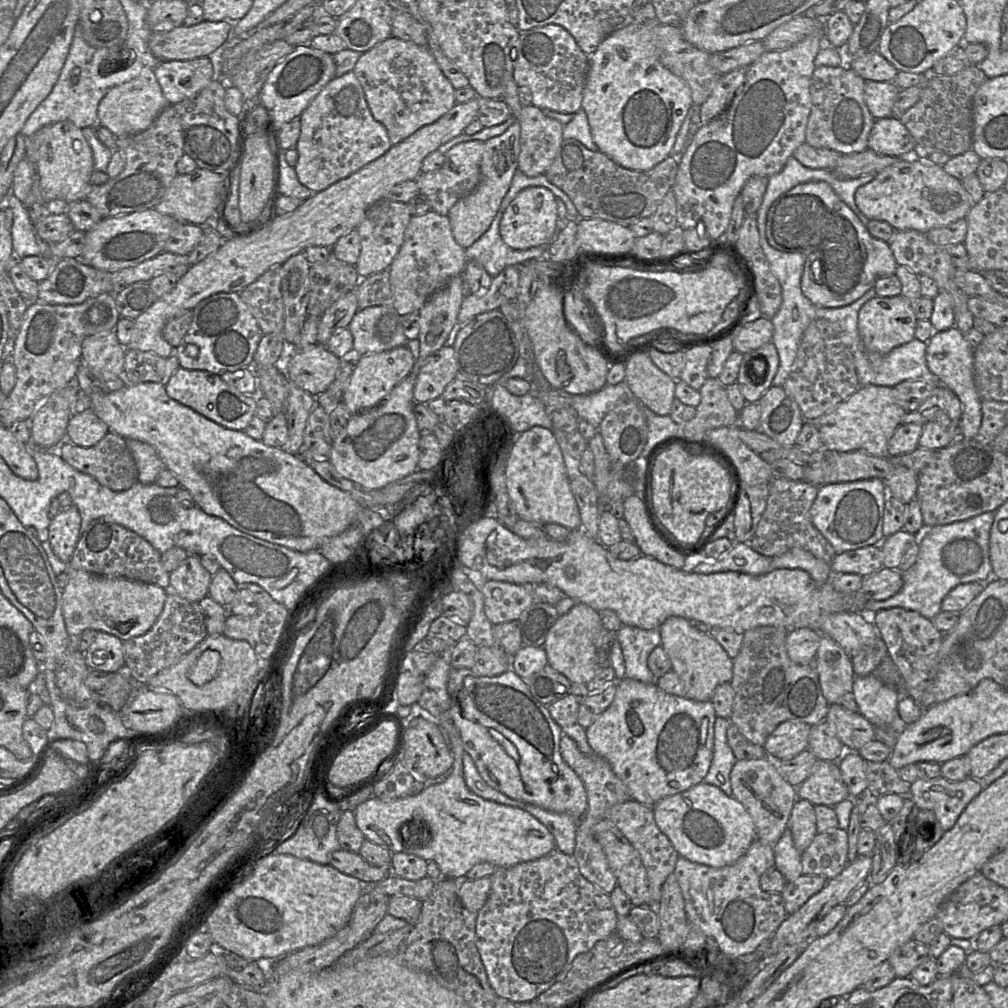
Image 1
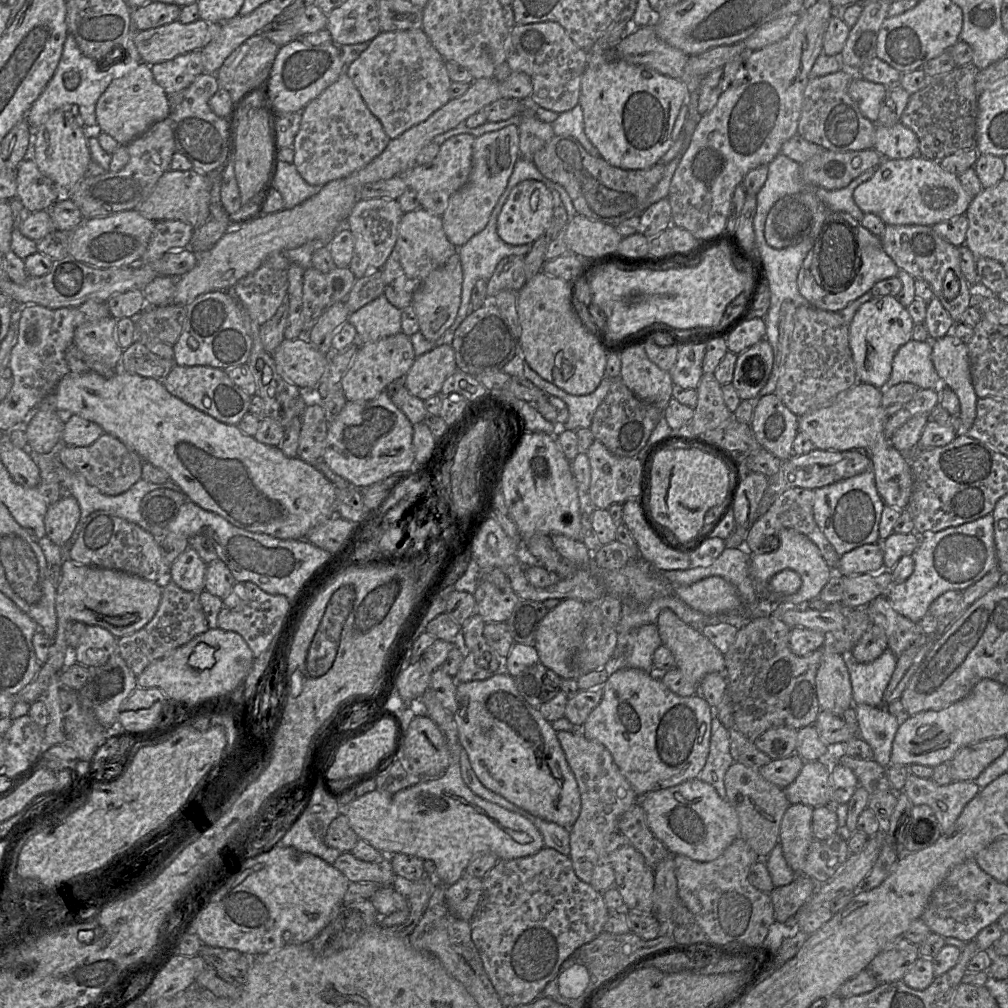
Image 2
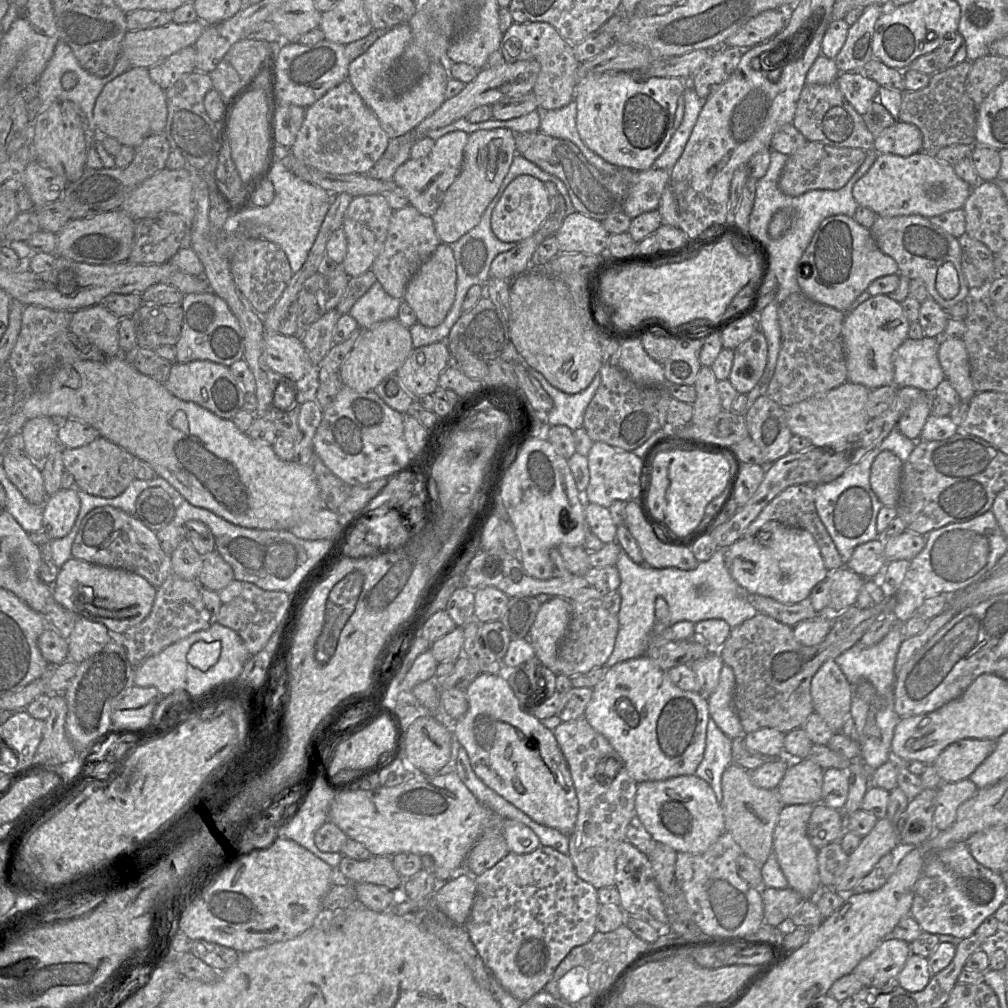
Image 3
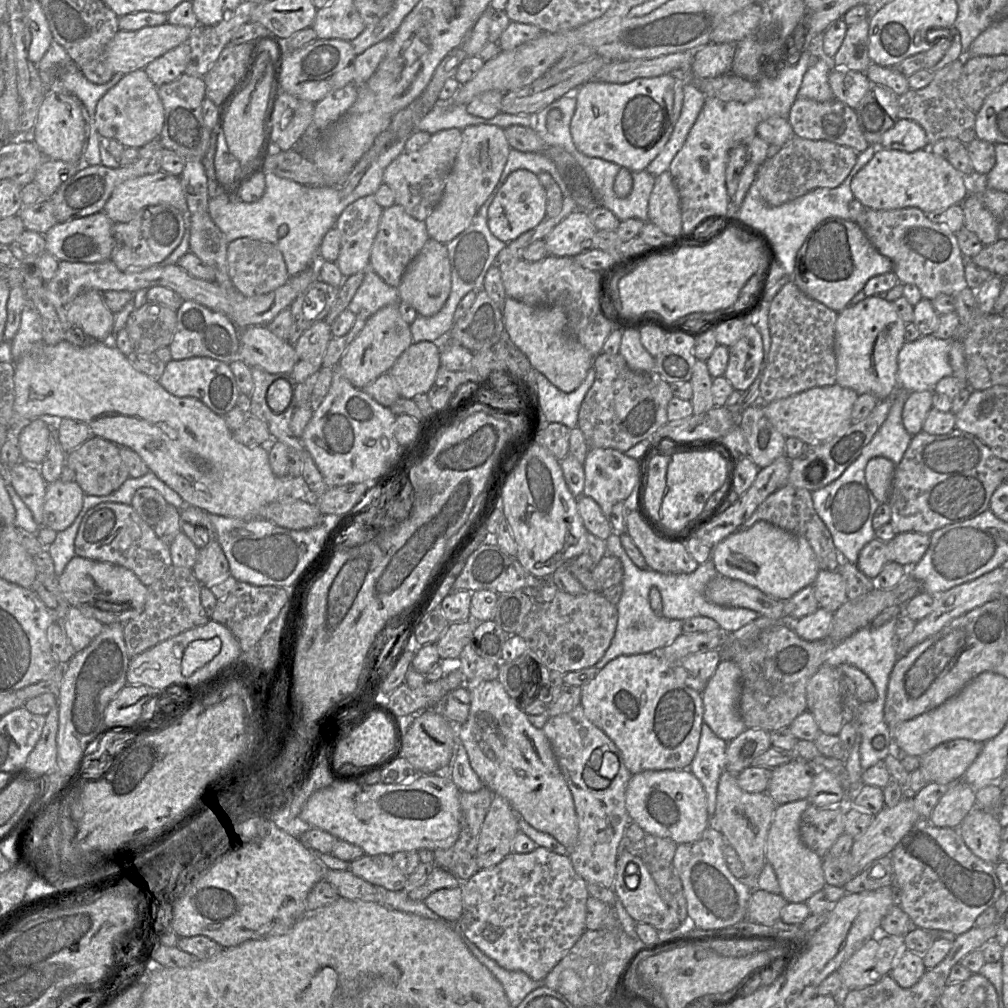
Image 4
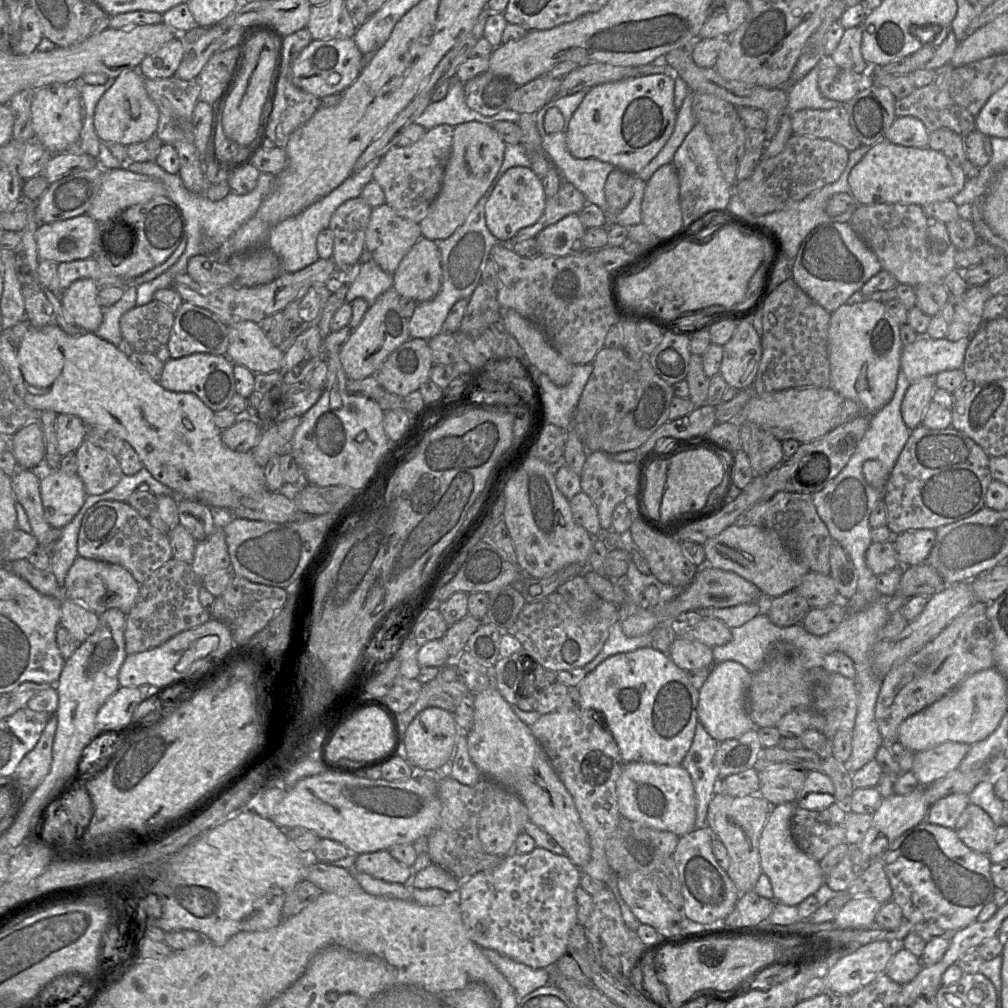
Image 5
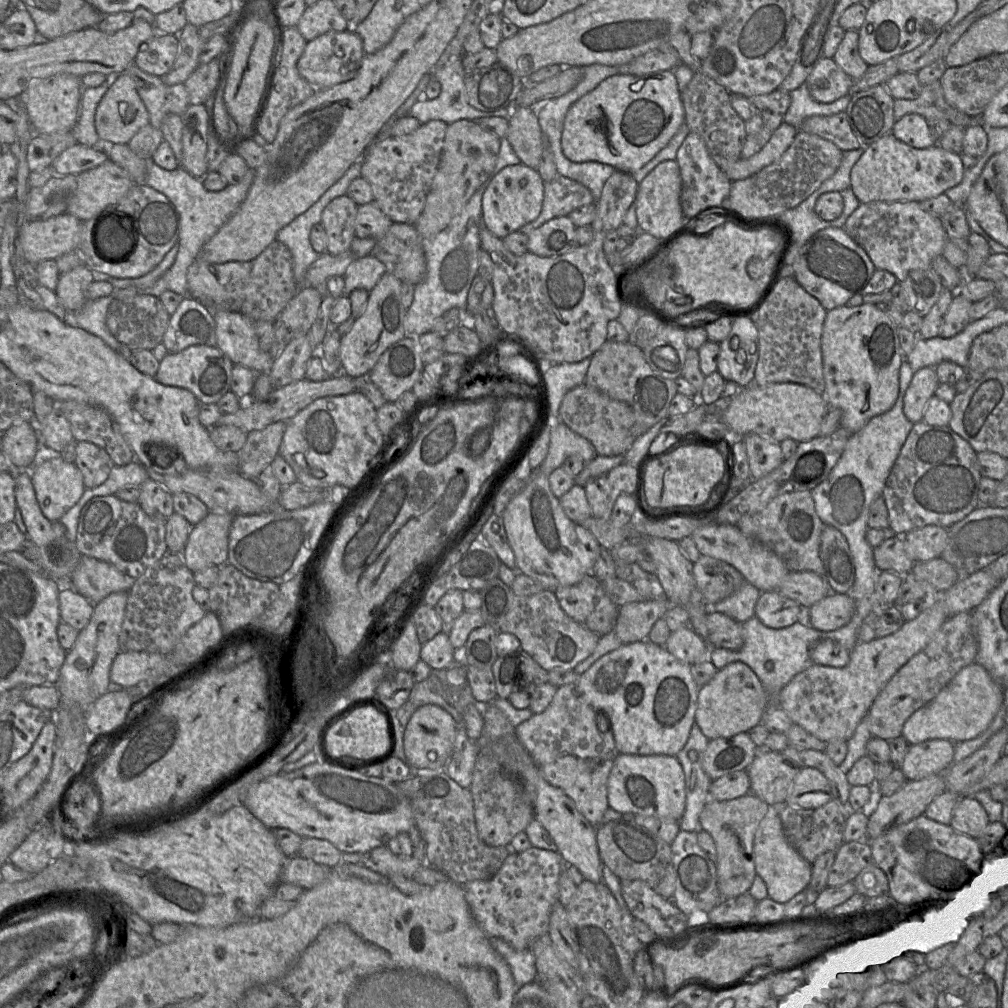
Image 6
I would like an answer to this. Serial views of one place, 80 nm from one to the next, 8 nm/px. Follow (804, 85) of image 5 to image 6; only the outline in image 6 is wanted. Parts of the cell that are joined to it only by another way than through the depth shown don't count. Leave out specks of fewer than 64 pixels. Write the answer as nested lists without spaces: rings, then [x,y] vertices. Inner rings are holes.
[[[806,83],[790,92],[791,104],[786,111],[783,121],[798,129],[801,123],[811,116],[830,116],[846,110],[851,94],[843,96],[834,102],[820,103],[815,101]]]

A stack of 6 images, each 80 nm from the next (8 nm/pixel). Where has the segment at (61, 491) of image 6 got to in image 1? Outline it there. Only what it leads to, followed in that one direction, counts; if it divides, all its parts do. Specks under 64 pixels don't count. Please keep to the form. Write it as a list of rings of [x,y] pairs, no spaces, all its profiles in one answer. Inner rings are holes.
[[[75,505],[62,509],[49,523],[48,541],[54,554],[69,564],[81,536],[81,516]]]

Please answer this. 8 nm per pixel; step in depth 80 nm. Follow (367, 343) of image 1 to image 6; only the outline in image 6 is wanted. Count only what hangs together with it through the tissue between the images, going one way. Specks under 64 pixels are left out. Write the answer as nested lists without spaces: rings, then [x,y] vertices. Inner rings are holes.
[[[374,256],[355,259],[343,276],[343,294],[349,297],[349,294],[358,288],[370,292],[387,271],[388,267]]]

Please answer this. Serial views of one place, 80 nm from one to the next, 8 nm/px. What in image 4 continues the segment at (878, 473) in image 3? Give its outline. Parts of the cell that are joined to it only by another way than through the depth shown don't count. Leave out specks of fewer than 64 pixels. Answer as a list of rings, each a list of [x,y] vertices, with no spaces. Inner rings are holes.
[[[875,457],[865,467],[866,483],[874,497],[881,503],[888,503],[896,465],[885,457]]]

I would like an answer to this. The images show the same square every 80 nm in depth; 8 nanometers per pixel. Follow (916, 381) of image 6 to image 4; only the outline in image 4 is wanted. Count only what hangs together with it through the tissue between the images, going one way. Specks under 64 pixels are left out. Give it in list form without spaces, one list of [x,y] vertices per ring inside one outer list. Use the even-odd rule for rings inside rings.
[[[932,390],[910,392],[905,401],[902,422],[912,436],[922,431],[924,420],[932,408]]]

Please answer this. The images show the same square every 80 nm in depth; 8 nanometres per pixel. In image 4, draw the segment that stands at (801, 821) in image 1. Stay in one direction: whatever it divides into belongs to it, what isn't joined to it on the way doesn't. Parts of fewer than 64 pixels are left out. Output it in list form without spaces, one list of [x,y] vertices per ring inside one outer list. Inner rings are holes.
[[[807,799],[777,805],[767,834],[766,861],[772,865],[780,885],[780,894],[788,903],[805,903],[813,894],[822,890],[826,884],[822,858],[809,849],[800,836],[801,815],[811,805]]]

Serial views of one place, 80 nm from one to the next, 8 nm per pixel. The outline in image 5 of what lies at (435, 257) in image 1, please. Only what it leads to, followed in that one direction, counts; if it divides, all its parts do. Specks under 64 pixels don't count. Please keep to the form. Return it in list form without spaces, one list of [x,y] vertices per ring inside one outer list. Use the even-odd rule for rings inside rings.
[[[390,206],[372,208],[365,248],[385,272],[393,275],[403,257],[422,237],[419,223],[400,217]]]

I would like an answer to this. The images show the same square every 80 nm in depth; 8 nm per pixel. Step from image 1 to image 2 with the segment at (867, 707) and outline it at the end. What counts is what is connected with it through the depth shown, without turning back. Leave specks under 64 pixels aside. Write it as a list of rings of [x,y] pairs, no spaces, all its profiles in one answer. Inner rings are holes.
[[[889,648],[869,663],[859,663],[851,654],[845,655],[853,704],[883,706],[883,694],[892,678],[897,659]]]

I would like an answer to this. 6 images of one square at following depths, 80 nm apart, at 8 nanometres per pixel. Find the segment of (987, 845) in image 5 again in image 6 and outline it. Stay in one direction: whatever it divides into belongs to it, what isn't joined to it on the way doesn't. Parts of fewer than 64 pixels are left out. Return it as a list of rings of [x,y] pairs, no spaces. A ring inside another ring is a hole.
[[[962,796],[955,805],[950,826],[958,833],[977,839],[989,823],[982,805],[972,796]]]

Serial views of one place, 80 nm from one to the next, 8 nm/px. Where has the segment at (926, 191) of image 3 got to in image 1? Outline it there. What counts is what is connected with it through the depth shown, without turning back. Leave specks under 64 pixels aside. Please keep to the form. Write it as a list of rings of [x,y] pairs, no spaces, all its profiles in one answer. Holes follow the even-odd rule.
[[[916,157],[900,159],[882,169],[871,182],[857,188],[855,202],[862,213],[870,220],[886,221],[897,231],[915,230],[924,234],[932,229],[945,227],[966,218],[973,206],[971,196],[959,179],[948,174],[942,165]]]

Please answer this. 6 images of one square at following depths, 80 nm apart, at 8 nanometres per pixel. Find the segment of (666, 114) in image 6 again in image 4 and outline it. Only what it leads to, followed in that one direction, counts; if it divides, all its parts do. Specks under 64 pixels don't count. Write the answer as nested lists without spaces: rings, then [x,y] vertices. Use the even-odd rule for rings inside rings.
[[[672,74],[638,78],[628,83],[587,81],[575,91],[577,104],[570,123],[575,147],[587,156],[613,162],[631,172],[646,170],[673,132],[676,83]]]

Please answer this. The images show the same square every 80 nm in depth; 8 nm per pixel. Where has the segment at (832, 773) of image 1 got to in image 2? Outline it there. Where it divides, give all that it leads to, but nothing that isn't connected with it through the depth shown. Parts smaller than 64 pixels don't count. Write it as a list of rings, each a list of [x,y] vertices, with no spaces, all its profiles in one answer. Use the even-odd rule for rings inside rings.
[[[806,761],[796,779],[783,790],[790,804],[805,804],[812,808],[831,804],[831,766],[822,761]]]

